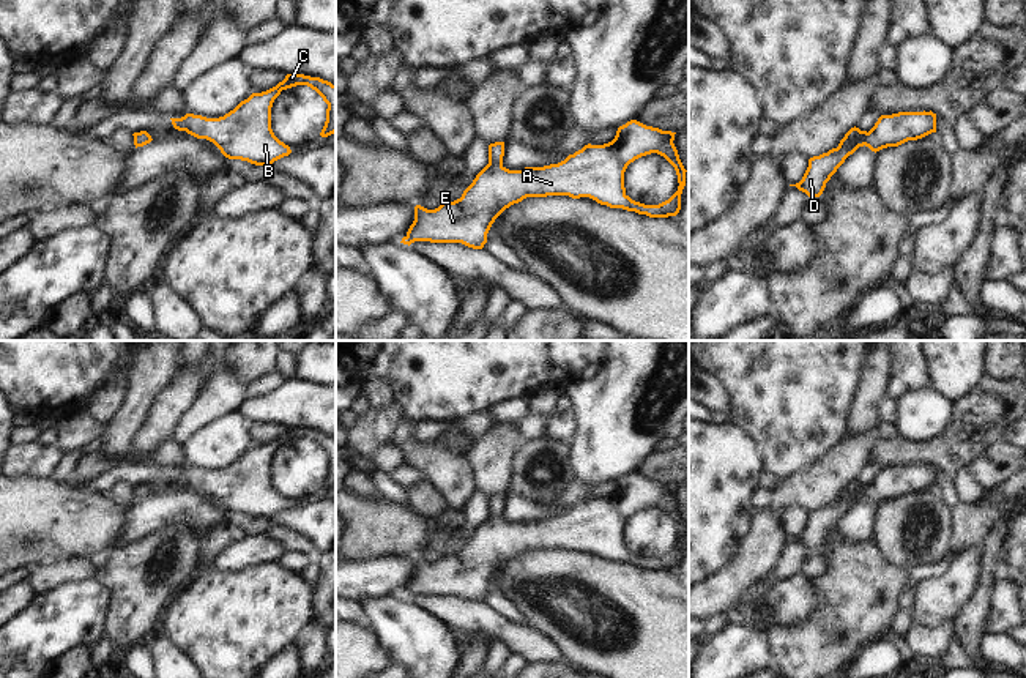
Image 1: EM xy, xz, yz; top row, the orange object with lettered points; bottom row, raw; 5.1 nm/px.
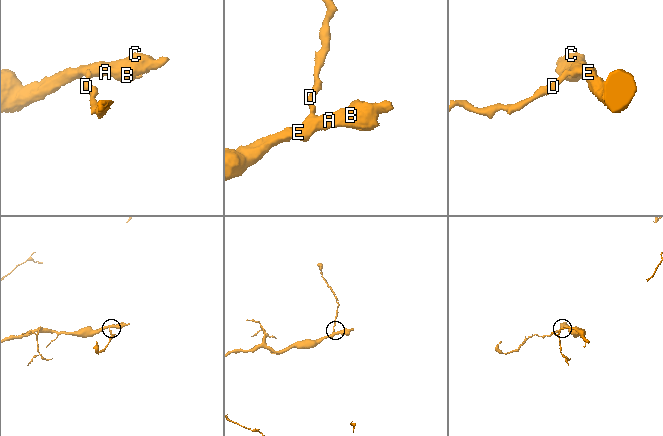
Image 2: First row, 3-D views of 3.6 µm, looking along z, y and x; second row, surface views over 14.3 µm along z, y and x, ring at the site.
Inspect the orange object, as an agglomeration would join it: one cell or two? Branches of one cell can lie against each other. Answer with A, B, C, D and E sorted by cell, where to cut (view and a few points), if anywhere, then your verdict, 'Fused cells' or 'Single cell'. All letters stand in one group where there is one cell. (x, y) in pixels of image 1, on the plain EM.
Groups: A B C D E. No split. Single cell.

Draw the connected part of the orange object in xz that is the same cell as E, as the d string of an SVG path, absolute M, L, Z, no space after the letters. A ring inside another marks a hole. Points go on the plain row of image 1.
M630 473L619 479L612 495L585 498L558 517L509 523L503 519L504 495L489 498L489 517L454 555L435 563L414 560L414 574L400 596L462 596L482 602L495 572L526 550L589 550L610 561L649 571L676 569L686 539L686 522L673 497L675 487ZM657 506L676 523L678 544L659 558L645 558L626 547L624 525L635 512Z

